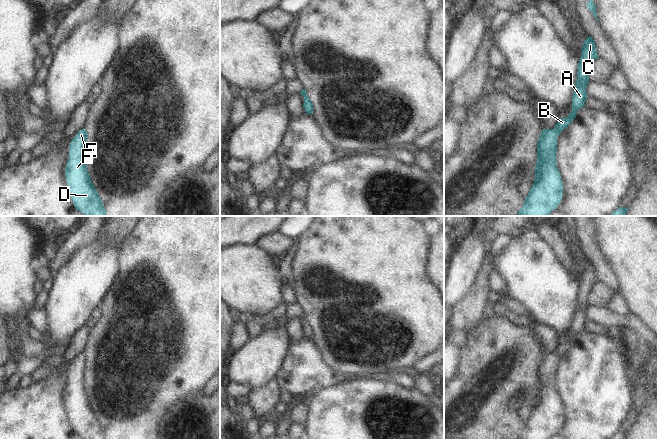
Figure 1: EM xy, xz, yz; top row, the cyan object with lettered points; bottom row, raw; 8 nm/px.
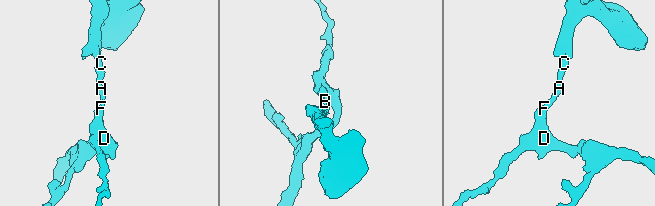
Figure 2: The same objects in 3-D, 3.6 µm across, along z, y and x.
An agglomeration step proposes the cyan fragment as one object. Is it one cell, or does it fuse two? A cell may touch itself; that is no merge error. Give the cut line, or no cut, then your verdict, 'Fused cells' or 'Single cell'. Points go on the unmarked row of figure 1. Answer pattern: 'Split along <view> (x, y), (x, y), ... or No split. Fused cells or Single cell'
No split. Single cell

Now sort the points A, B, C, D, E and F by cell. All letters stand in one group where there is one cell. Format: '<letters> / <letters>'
A B C D E F

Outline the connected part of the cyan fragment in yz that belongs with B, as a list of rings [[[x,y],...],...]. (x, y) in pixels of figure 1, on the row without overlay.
[[[587,260],[581,274],[581,281],[577,290],[577,304],[575,306],[575,314],[572,321],[572,334],[566,342],[561,342],[553,353],[543,353],[537,365],[537,386],[535,390],[534,407],[525,422],[522,432],[518,439],[549,439],[560,428],[563,419],[563,406],[561,398],[557,392],[557,362],[561,356],[576,342],[577,335],[585,330],[588,321],[586,311],[589,307],[589,294],[599,280],[597,278],[596,269],[592,261]]]

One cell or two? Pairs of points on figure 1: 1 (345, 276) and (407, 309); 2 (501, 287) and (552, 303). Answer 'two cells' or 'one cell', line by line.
1: one cell
2: two cells

